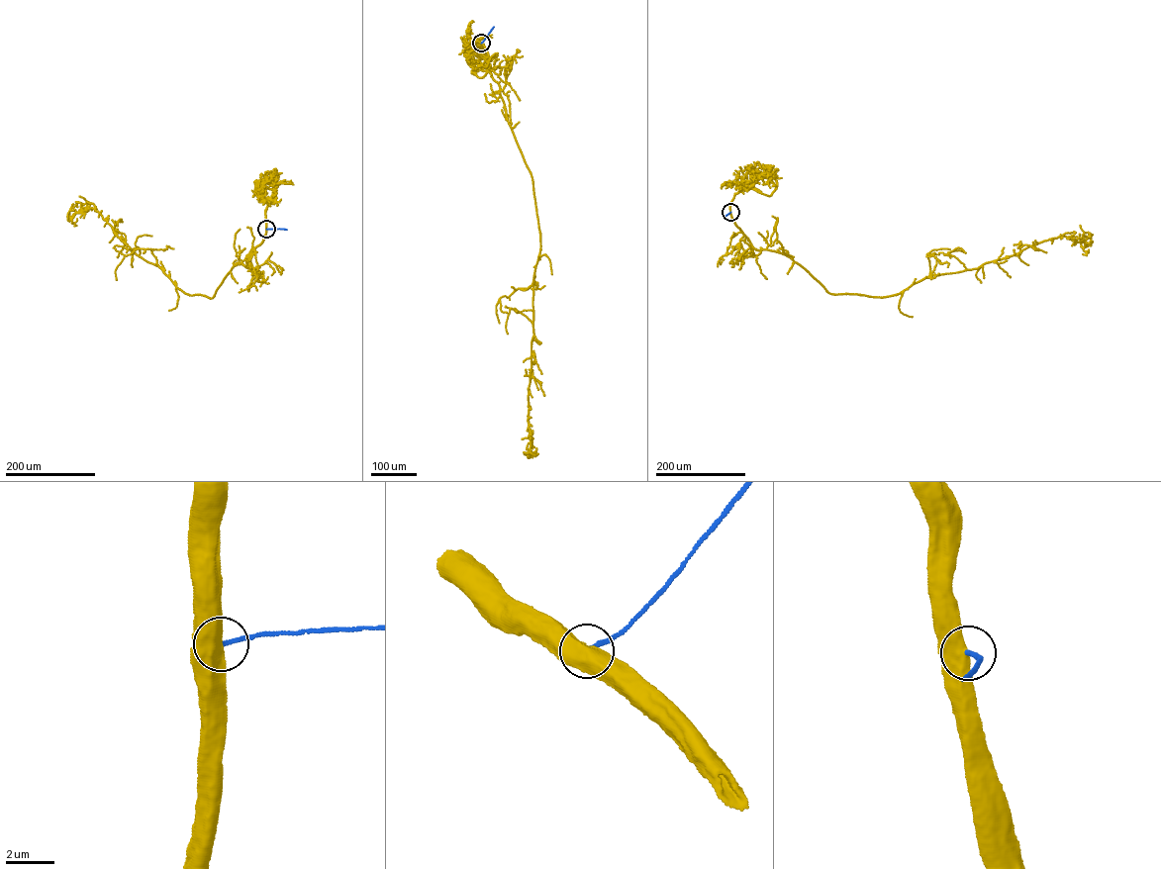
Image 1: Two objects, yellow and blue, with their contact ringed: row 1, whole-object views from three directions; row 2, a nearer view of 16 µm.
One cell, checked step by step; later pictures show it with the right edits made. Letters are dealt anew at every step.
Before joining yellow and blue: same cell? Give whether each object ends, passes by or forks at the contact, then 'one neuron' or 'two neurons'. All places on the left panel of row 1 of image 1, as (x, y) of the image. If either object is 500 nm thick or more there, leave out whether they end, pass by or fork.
two neurons

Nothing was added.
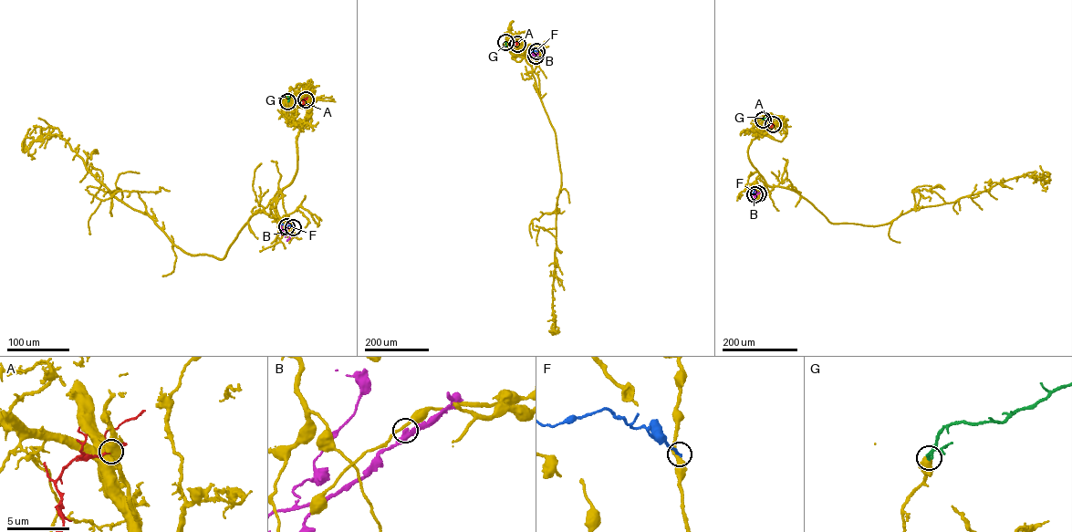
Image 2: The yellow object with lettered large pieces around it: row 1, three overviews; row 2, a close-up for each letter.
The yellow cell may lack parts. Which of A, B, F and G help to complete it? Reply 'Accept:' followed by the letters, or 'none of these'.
Accept: G

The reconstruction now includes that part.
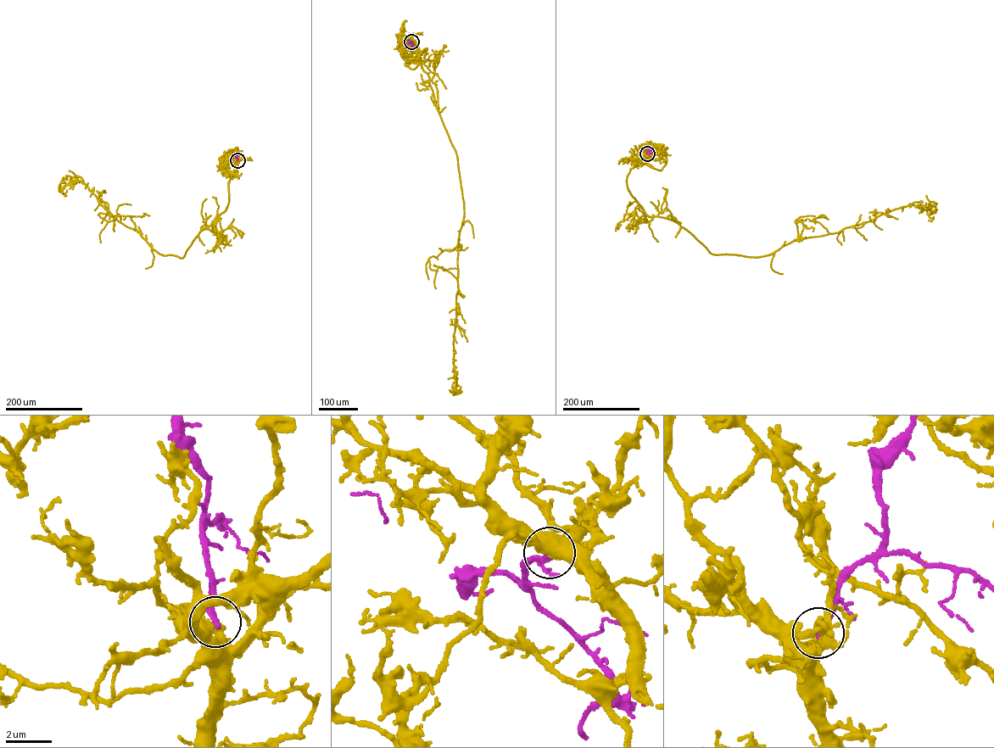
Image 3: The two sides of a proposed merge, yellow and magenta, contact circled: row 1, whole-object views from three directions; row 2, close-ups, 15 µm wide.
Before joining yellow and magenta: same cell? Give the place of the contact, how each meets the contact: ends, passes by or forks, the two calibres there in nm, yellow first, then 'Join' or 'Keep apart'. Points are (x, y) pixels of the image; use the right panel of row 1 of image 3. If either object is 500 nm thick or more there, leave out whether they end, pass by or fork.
Place: (647, 153). At the ring yellow ends. At the ring magenta ends. Thickness 360 nm (yellow) against 280 nm. Keep apart

